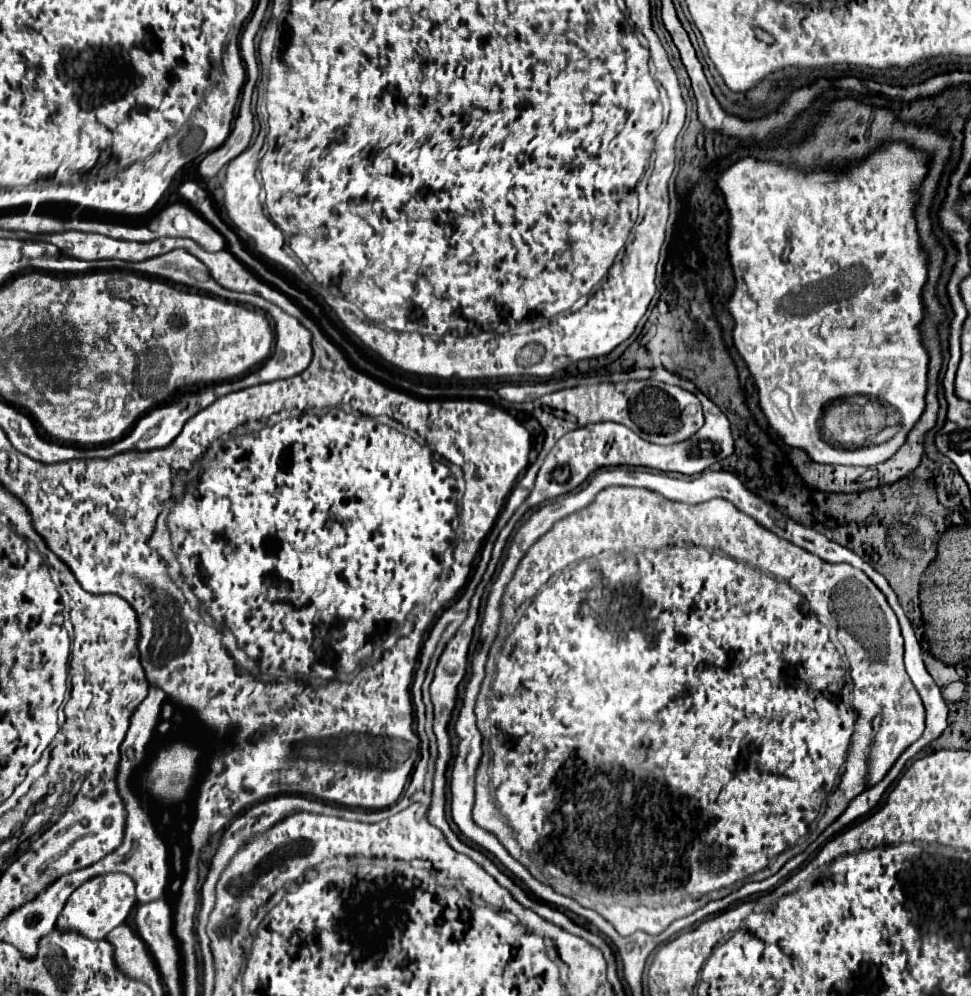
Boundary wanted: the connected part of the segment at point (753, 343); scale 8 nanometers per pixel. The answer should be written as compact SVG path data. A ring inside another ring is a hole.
M892 143L868 159L852 163L842 175L820 169L800 173L798 169L782 167L774 161L756 161L746 157L733 162L718 177L728 203L732 227L728 251L736 271L736 291L732 293L726 309L736 323L734 345L756 381L760 407L772 429L782 435L788 445L804 449L816 463L874 467L898 451L908 431L924 411L928 353L920 341L918 323L924 315L920 295L926 279L926 255L918 245L912 209L916 189L926 175L926 167L926 153L902 143ZM788 233L792 233L792 249L784 261ZM856 393L876 397L898 407L902 415L902 431L880 445L862 447L862 451L834 449L822 441L818 420L826 403L836 397Z

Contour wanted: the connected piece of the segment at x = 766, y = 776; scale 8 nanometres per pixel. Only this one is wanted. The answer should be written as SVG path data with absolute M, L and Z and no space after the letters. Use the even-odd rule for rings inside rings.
M642 487L604 489L596 495L592 507L562 519L562 523L556 523L536 541L520 561L512 585L504 595L502 623L488 655L486 677L476 703L478 729L483 736L483 756L476 775L474 821L504 841L510 855L524 863L542 883L548 883L554 891L598 911L620 929L622 935L630 935L638 929L652 933L652 923L672 923L692 913L692 909L702 907L706 897L718 889L719 892L733 892L742 883L762 881L772 876L792 855L804 851L846 809L846 805L860 795L860 791L876 785L886 775L888 767L892 767L892 761L896 761L900 753L922 735L925 708L904 671L902 653L904 647L898 619L884 593L880 593L860 569L854 569L848 563L828 563L792 545L738 511L726 499L688 505L664 499L660 493ZM682 543L698 547L672 547ZM857 711L860 713L858 727L868 725L868 731L860 735L866 747L850 747ZM874 717L878 717L880 723L876 723ZM822 801L828 801L826 813L812 829Z

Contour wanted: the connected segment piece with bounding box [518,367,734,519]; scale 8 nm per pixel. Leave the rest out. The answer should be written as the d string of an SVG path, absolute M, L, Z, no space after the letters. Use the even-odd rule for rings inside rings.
M662 367L652 369L650 377L660 379L660 381L664 381L668 385L682 385L684 389L696 393L698 399L702 401L702 407L704 407L704 417L706 417L704 427L696 435L692 435L692 439L688 439L688 443L676 443L676 445L666 445L666 447L648 443L648 441L640 439L628 427L616 425L616 423L598 423L598 425L588 425L588 427L576 429L576 431L570 431L568 435L564 435L556 443L556 447L546 457L546 461L544 461L544 465L542 465L538 477L536 477L534 491L522 503L522 507L518 509L520 519L528 509L540 505L542 501L556 499L560 495L572 493L596 469L602 469L602 467L632 465L632 467L652 467L652 469L660 469L660 471L676 471L676 473L682 473L682 475L698 475L704 469L712 467L714 463L718 463L718 461L722 461L722 459L726 459L726 457L730 457L734 453L734 437L732 437L730 423L728 423L726 415L702 391L698 391L698 387L692 381L682 379L682 377L674 375L674 373L668 373Z

